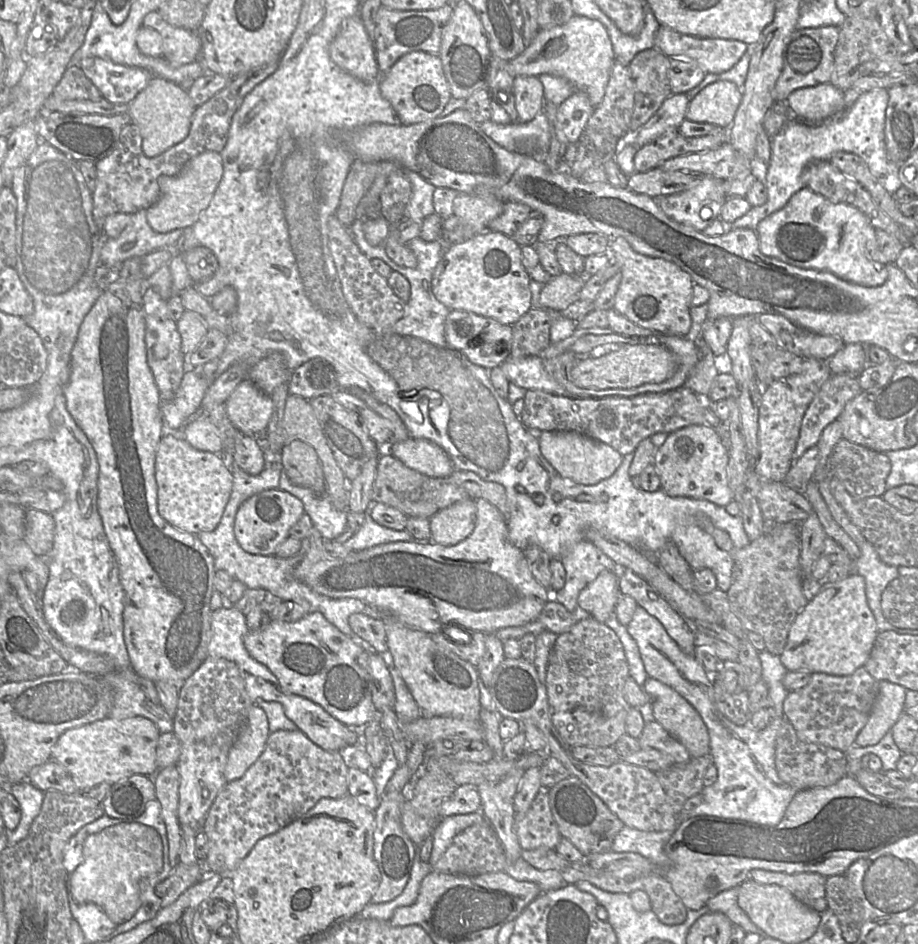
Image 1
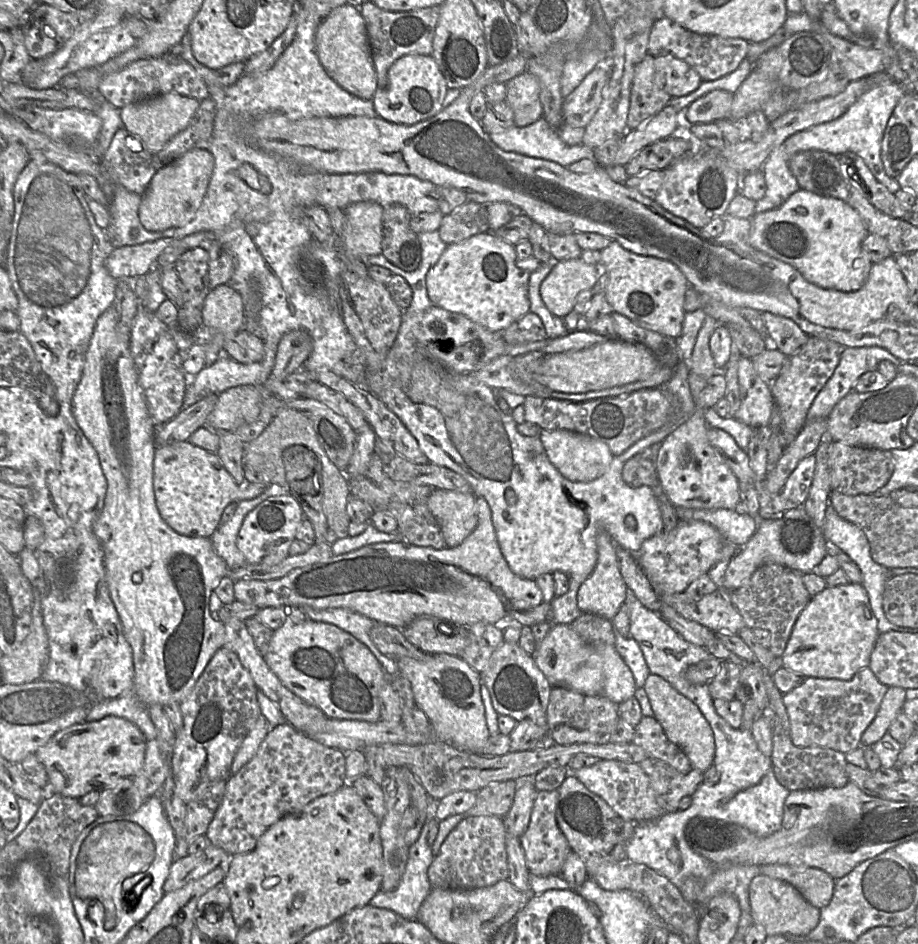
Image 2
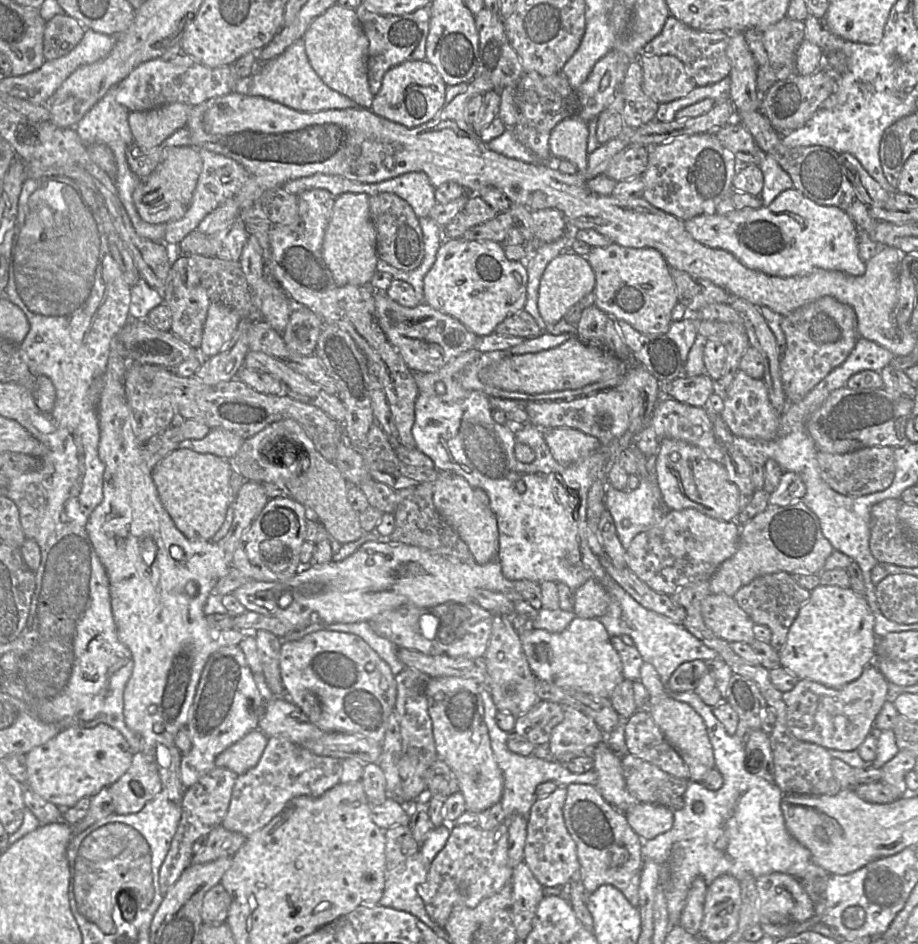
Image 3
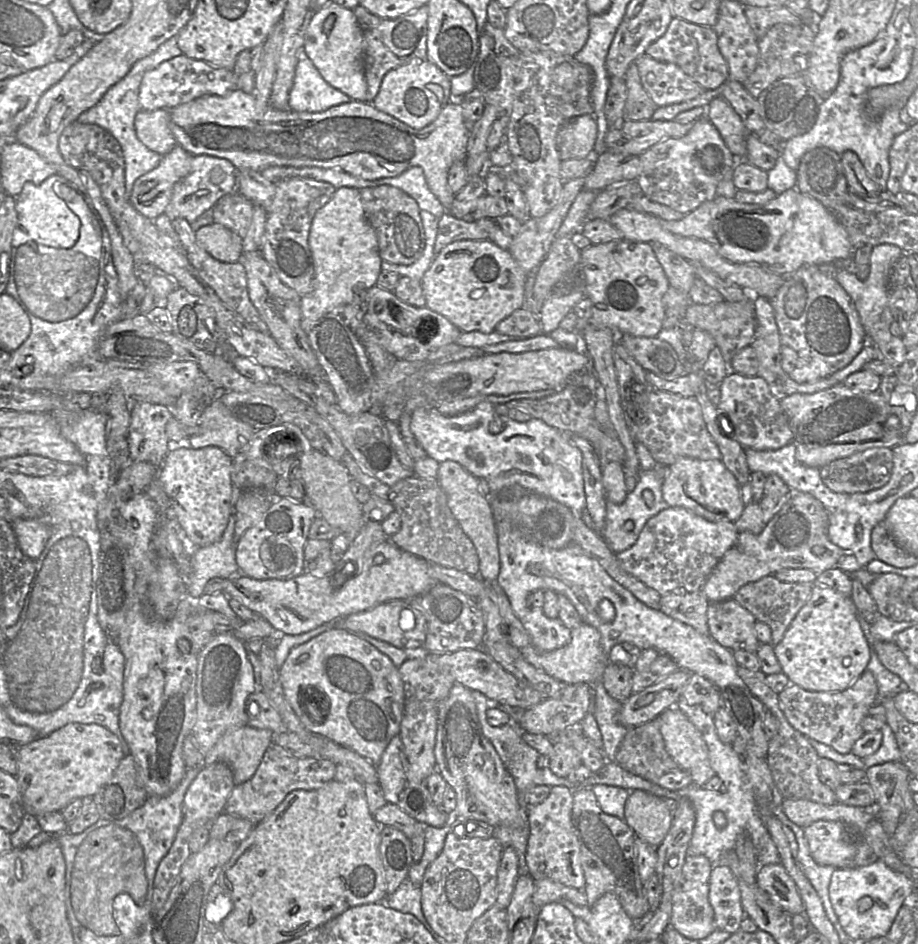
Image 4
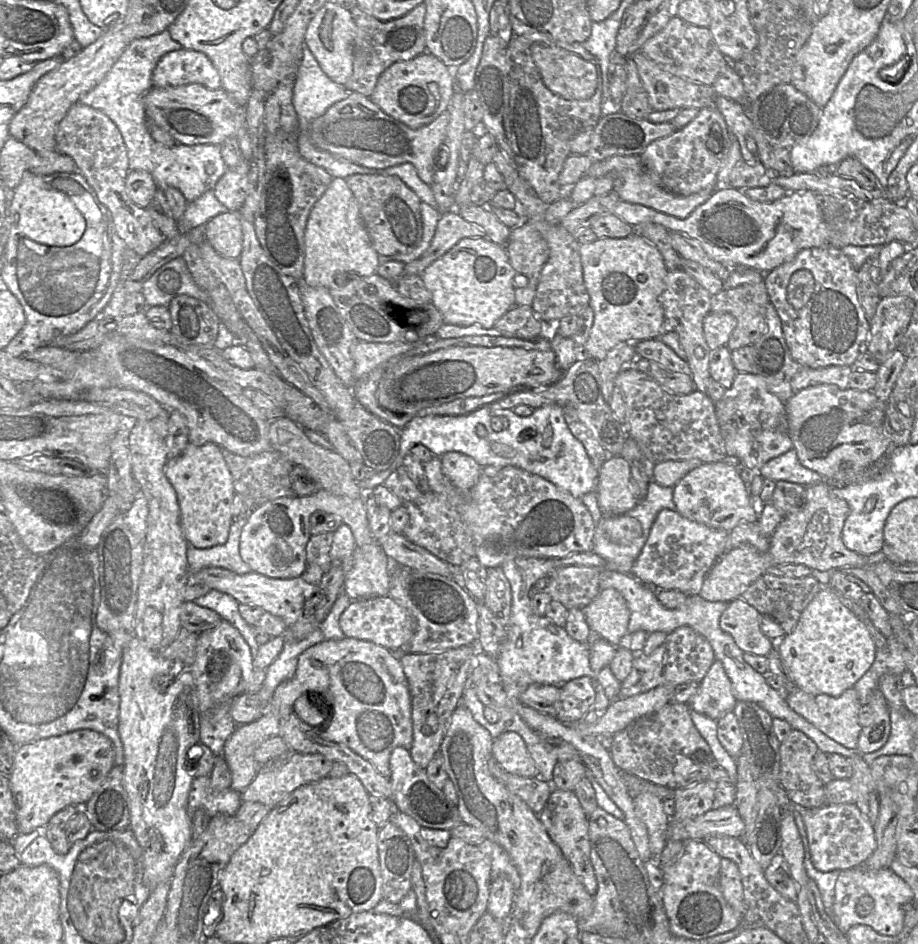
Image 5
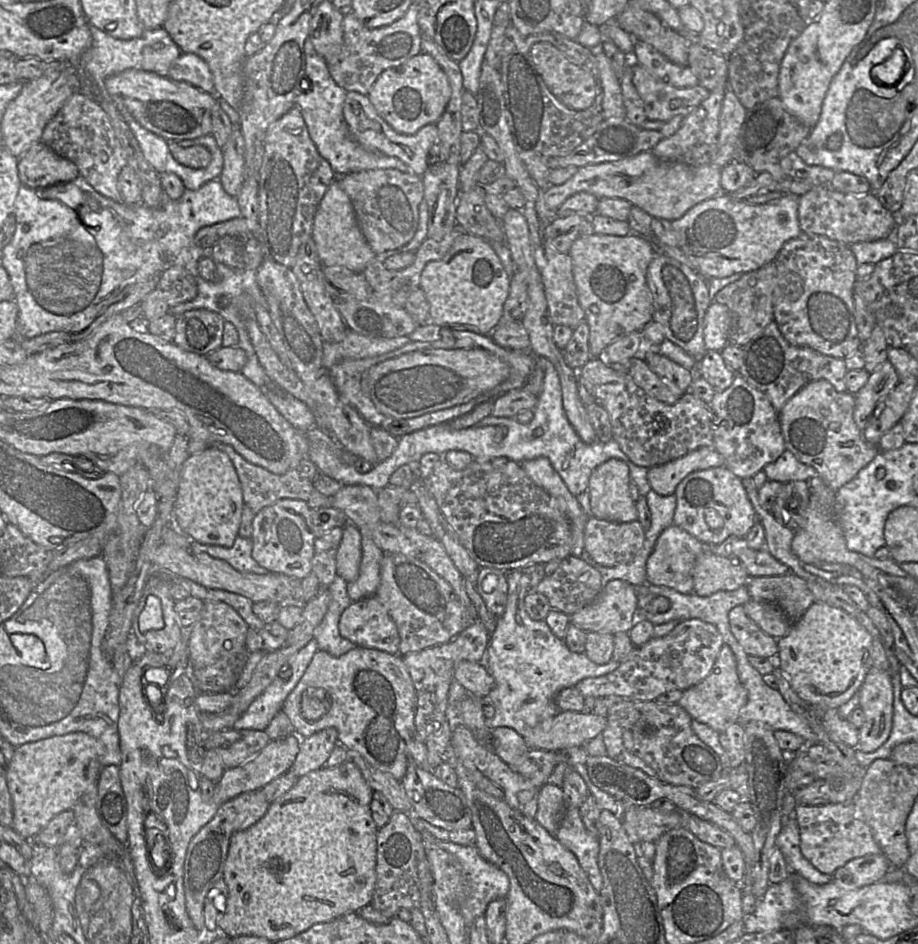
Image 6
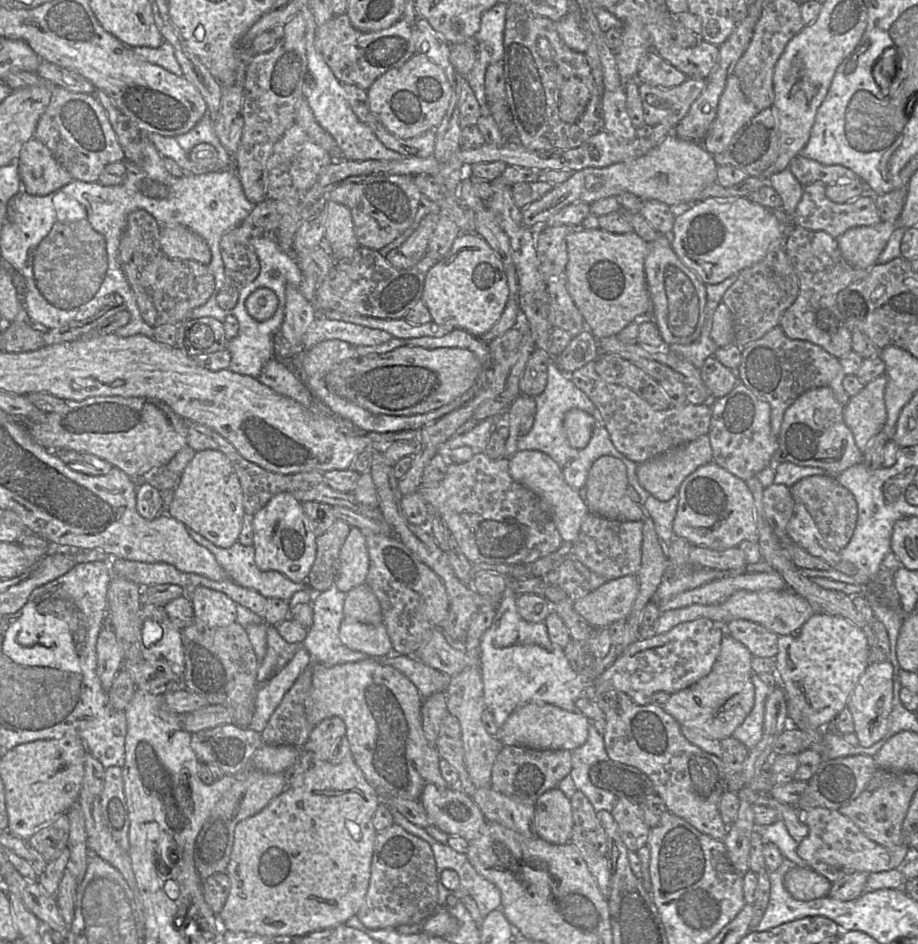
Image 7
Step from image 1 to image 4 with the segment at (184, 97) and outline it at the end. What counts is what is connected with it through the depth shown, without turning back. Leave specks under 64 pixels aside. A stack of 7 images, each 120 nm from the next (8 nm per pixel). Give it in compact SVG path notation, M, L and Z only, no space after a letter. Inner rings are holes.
M169 109L140 110L135 116L134 127L138 139L162 156L177 145L170 129Z

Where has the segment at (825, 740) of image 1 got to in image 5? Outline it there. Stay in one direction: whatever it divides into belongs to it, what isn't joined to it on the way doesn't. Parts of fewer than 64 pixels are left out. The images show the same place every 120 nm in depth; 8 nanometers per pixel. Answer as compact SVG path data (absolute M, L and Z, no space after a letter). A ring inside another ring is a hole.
M854 687L845 690L840 696L812 695L797 688L785 694L789 707L804 717L823 734L848 749L856 749L862 727L858 723L861 704Z

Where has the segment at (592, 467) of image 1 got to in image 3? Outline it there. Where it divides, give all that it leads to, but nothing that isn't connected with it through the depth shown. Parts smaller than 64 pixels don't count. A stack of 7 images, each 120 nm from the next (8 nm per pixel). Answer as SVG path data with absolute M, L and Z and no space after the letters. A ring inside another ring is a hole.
M560 426L542 430L552 456L563 466L568 466L602 447L595 436L576 428Z

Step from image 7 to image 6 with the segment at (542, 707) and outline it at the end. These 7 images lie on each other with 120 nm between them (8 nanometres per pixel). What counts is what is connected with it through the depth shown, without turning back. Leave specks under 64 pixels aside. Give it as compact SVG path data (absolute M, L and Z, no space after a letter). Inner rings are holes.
M564 711L528 730L523 737L530 749L564 751L580 747L603 733L607 717L592 713Z

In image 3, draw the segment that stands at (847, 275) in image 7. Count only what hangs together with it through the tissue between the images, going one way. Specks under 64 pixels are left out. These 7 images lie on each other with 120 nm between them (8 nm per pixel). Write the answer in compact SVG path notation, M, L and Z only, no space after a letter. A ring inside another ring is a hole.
M831 296L821 297L783 316L781 328L786 337L786 350L780 361L781 381L788 403L800 402L848 357L859 338L853 308Z

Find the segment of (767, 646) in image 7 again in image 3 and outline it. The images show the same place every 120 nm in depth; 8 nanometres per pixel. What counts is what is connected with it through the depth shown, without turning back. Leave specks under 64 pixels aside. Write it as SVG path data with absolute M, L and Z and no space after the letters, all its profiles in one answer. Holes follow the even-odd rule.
M710 593L701 604L704 623L713 633L728 643L751 644L755 639L754 622L733 596Z

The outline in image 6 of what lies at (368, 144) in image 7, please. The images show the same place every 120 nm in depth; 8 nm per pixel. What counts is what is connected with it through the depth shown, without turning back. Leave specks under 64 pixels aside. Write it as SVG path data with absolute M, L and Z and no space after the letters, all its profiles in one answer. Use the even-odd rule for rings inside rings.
M308 38L305 40L304 50L305 76L308 81L301 84L303 91L296 98L296 106L305 121L311 140L319 154L329 162L336 176L361 170L380 170L382 165L392 165L397 164L397 162L406 165L396 157L366 150L353 138L343 117L343 106L347 91L336 84L326 61L316 52Z

